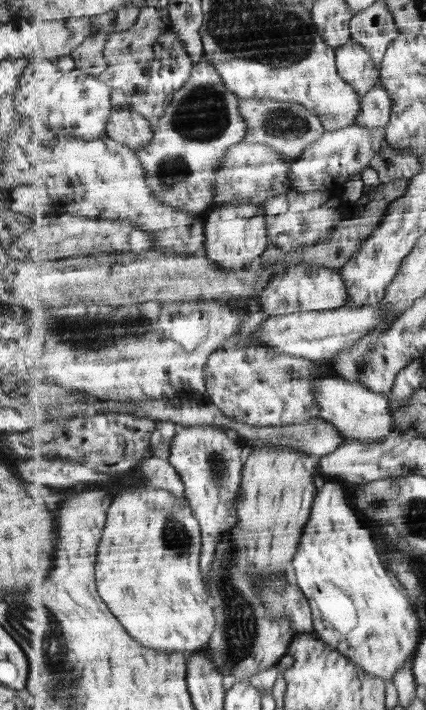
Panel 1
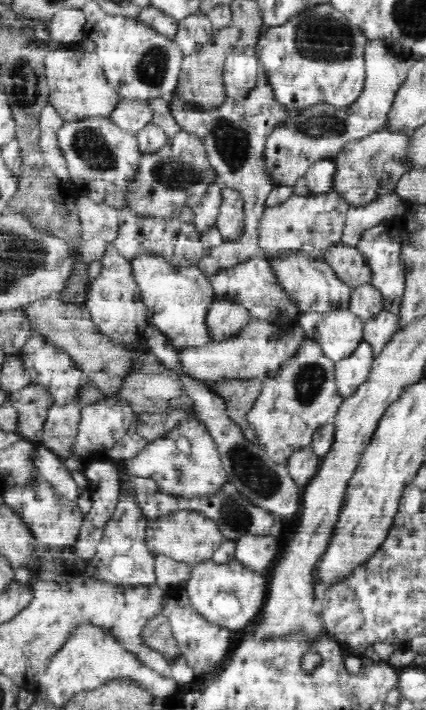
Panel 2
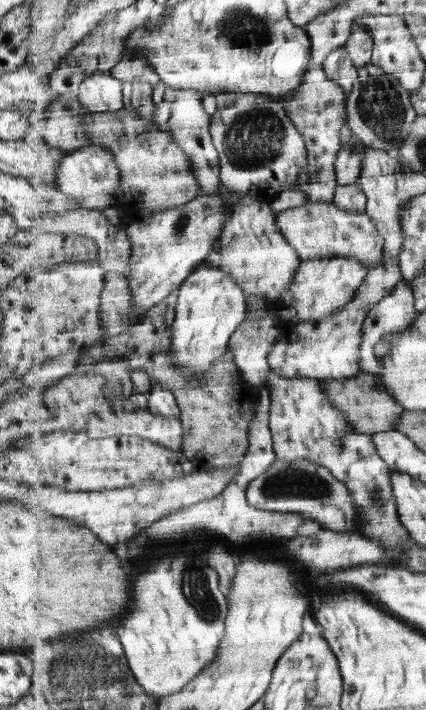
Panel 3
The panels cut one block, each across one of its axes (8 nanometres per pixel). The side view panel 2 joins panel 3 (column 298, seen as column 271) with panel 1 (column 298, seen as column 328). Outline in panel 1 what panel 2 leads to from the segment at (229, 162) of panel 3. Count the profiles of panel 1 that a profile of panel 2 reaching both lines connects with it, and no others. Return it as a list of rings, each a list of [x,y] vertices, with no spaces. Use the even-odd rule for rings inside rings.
[[[251,98],[240,99],[240,109],[248,122],[248,136],[243,141],[271,145],[277,152],[291,160],[298,159],[326,132],[322,120],[302,104],[281,102],[273,98]]]

